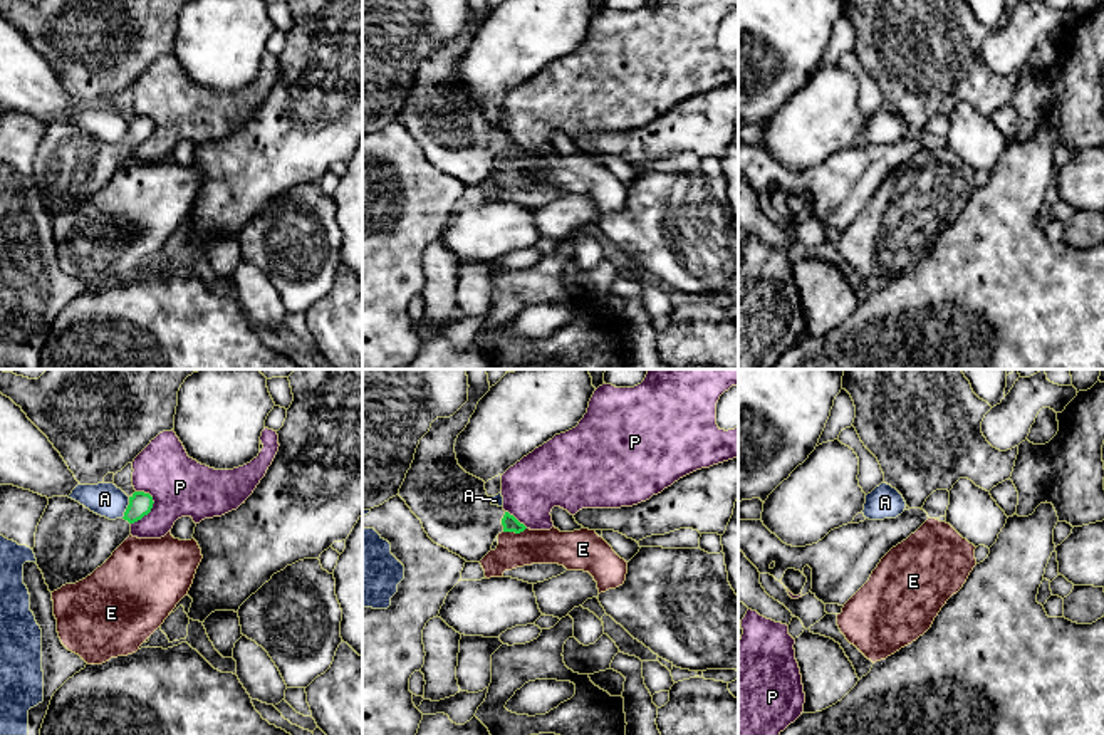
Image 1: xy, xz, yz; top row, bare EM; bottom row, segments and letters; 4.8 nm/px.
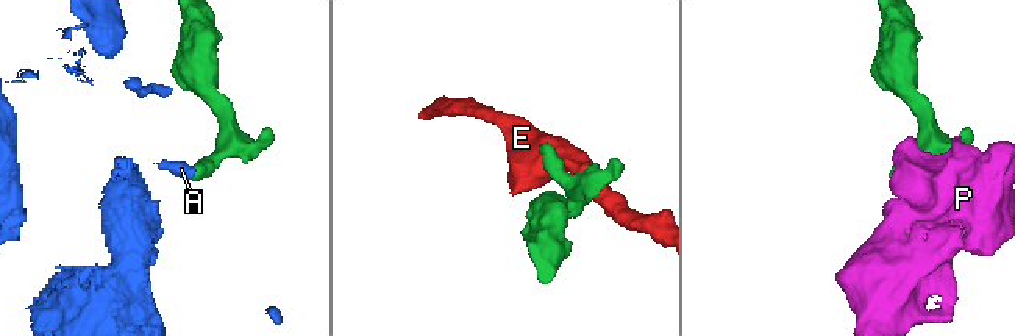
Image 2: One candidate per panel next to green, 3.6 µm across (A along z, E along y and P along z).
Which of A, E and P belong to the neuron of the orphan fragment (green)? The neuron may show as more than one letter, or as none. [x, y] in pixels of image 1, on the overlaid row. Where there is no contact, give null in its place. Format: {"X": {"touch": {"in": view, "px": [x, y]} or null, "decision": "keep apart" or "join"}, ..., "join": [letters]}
{"A": {"touch": {"in": "xy", "px": [128, 507]}, "decision": "keep apart"}, "E": {"touch": {"in": "xz", "px": [514, 531]}, "decision": "keep apart"}, "P": {"touch": {"in": "xy", "px": [150, 510]}, "decision": "keep apart"}, "join": []}

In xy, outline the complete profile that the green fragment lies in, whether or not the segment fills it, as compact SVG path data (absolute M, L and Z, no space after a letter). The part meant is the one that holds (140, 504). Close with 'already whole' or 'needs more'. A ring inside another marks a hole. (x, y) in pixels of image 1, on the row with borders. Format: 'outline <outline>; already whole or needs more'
outline M134 492L122 519L101 517L69 497L52 497L37 525L34 554L44 574L49 591L54 592L65 584L76 584L101 567L112 552L131 535L131 525L148 515L153 497Z; needs more

